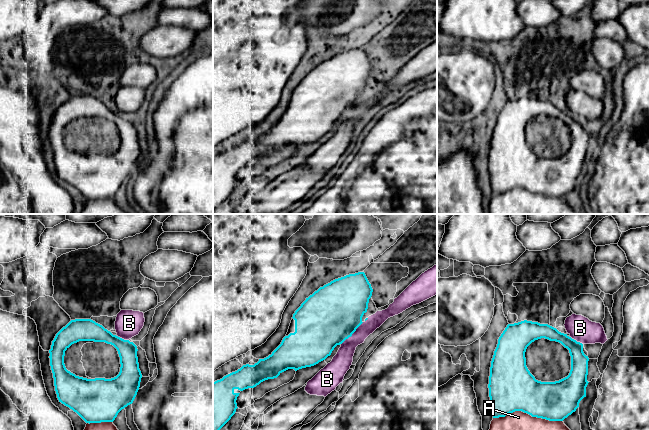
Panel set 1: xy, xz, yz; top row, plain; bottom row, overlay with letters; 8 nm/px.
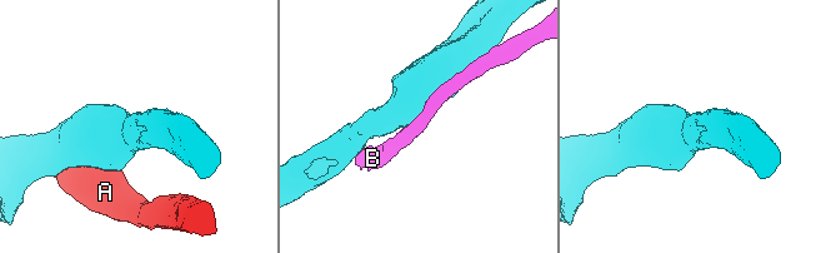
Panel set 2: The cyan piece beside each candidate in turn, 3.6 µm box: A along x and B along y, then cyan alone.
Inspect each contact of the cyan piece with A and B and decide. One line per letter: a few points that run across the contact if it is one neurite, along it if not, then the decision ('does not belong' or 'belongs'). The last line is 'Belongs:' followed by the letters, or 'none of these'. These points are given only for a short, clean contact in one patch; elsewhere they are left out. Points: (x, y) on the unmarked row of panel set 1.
A: does not belong
B: line xz (363, 98), (341, 120); does not belong
Belongs: none of these

